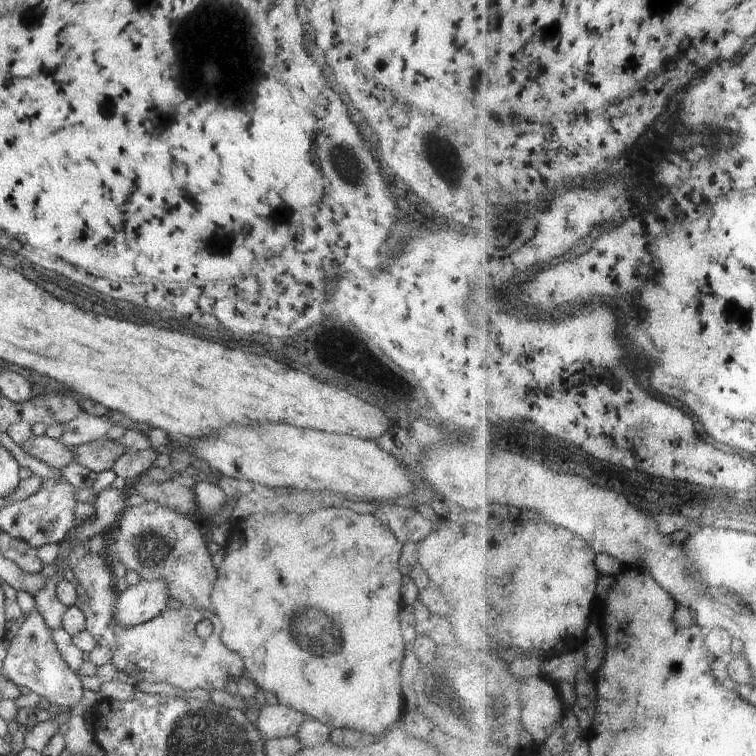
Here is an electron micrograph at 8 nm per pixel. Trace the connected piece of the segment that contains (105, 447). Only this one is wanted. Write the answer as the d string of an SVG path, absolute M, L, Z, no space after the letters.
M109 439L94 440L76 446L76 458L74 463L92 470L92 472L100 473L110 471L112 464L127 452L126 446L120 441L112 441Z

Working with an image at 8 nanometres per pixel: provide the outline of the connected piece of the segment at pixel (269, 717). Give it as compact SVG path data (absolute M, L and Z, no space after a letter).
M263 706L258 708L258 718L253 720L258 732L266 739L292 737L302 726L304 714L290 706Z

